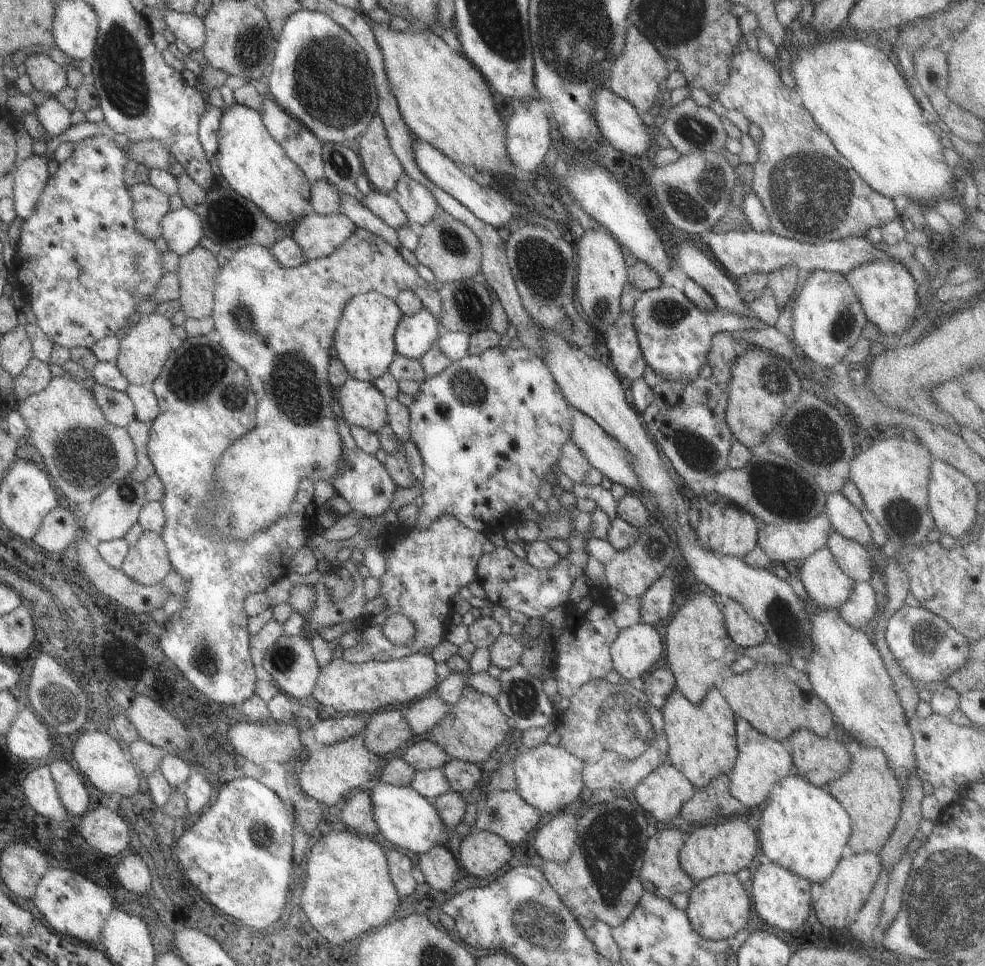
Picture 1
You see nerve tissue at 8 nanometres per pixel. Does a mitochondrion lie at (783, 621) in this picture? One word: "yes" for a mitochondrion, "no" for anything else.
yes

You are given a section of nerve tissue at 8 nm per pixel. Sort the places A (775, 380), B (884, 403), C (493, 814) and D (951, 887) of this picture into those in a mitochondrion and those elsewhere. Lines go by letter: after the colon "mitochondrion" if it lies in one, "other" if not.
A: mitochondrion
B: other
C: other
D: mitochondrion

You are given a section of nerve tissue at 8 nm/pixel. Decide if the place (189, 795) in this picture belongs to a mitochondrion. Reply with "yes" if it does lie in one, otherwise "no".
no

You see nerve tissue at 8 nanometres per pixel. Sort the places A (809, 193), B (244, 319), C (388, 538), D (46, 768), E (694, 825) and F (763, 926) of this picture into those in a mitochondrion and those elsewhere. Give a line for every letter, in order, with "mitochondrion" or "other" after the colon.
A: mitochondrion
B: mitochondrion
C: other
D: other
E: other
F: other

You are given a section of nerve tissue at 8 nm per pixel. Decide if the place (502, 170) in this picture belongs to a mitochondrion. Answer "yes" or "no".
no

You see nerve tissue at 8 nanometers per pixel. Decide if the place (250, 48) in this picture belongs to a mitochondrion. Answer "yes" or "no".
yes

